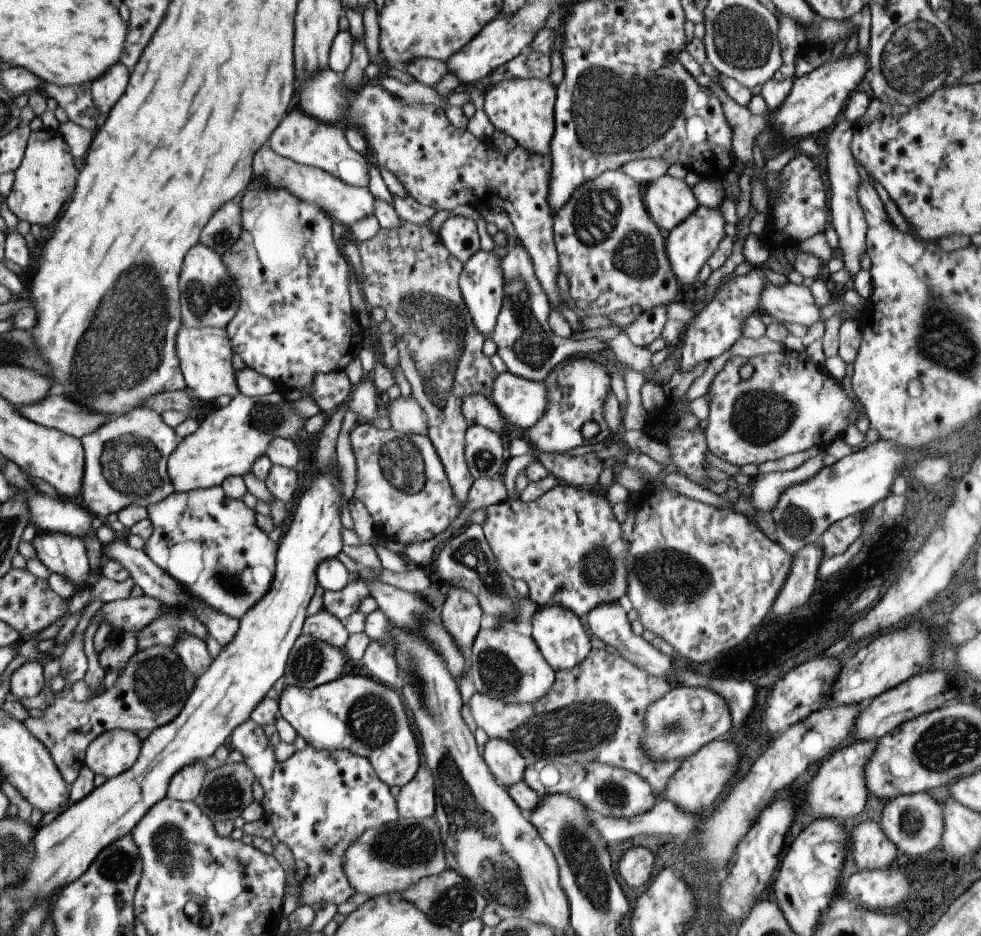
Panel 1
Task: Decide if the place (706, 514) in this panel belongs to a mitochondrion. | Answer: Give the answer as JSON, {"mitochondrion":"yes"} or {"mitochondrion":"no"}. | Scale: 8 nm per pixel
{"mitochondrion":"no"}

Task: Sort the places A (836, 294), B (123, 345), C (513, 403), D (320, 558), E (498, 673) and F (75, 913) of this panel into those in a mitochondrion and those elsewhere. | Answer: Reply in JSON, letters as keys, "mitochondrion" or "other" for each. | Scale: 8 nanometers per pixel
{"A":"other","B":"mitochondrion","C":"other","D":"other","E":"mitochondrion","F":"other"}

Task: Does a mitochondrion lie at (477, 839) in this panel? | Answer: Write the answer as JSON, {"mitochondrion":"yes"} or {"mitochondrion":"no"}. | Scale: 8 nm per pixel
{"mitochondrion":"yes"}

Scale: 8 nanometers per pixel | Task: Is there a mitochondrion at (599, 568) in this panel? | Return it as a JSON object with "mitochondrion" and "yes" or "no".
{"mitochondrion":"yes"}

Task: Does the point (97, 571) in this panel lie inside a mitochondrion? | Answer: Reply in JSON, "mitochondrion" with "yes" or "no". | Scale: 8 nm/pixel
{"mitochondrion":"no"}

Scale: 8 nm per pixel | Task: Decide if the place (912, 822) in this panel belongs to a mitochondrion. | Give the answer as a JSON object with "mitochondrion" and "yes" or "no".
{"mitochondrion":"yes"}

